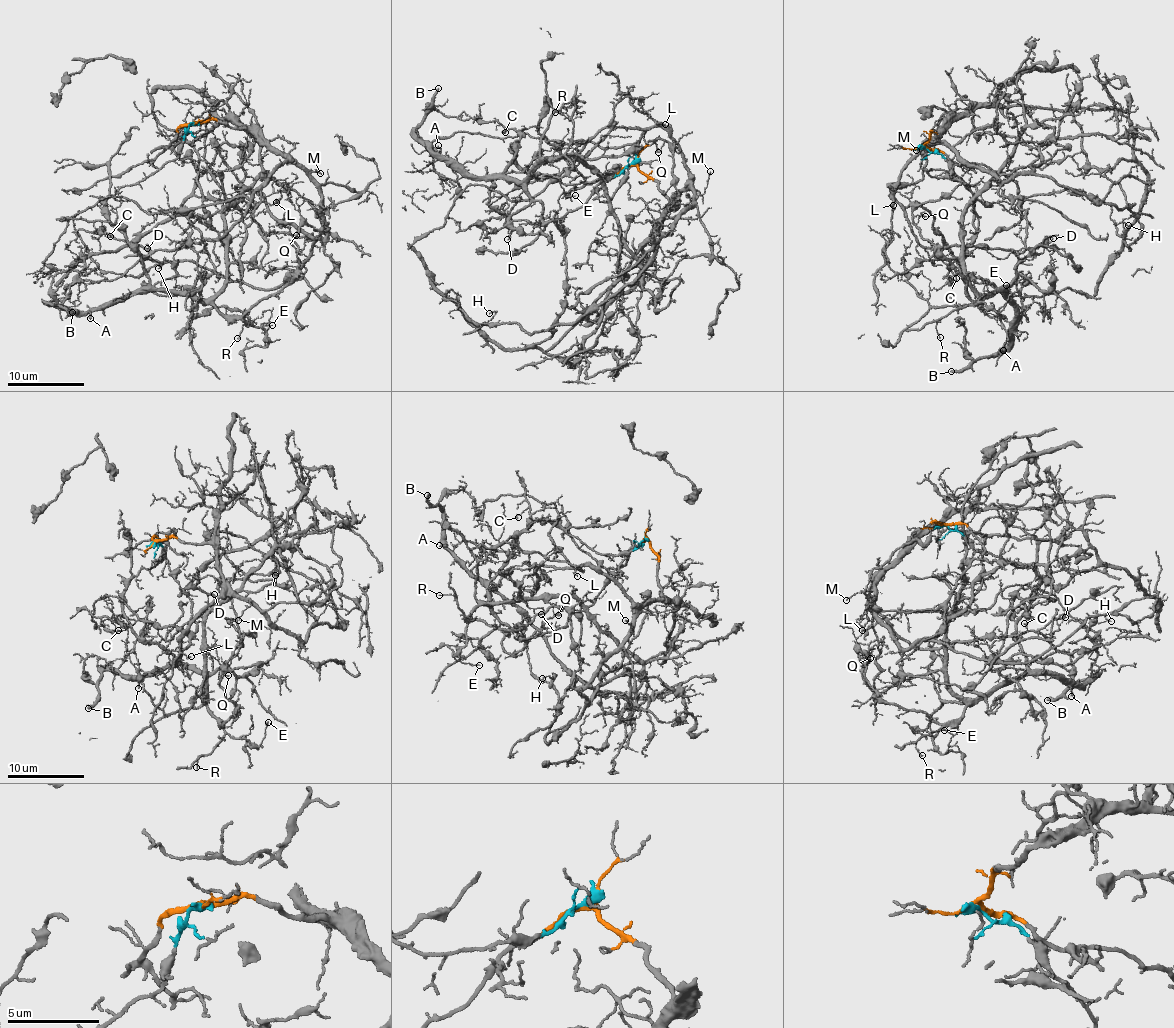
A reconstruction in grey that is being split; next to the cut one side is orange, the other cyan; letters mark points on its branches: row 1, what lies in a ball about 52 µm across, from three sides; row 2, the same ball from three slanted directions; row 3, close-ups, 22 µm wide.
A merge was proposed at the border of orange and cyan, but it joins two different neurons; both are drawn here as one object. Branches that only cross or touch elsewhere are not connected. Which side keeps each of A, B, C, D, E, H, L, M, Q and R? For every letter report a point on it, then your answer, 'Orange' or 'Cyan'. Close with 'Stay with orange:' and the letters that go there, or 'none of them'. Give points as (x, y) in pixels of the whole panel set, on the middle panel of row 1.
A: Place: (438, 145). Cyan
B: Place: (438, 88). Cyan
C: Place: (505, 132). Cyan
D: Place: (507, 239). Orange
E: Place: (575, 195). Cyan
H: Place: (489, 313). Orange
L: Place: (665, 124). Orange
M: Place: (710, 171). Orange
Q: Place: (658, 152). Cyan
R: Place: (555, 112). Cyan
Stay with orange: D, H, L, M

